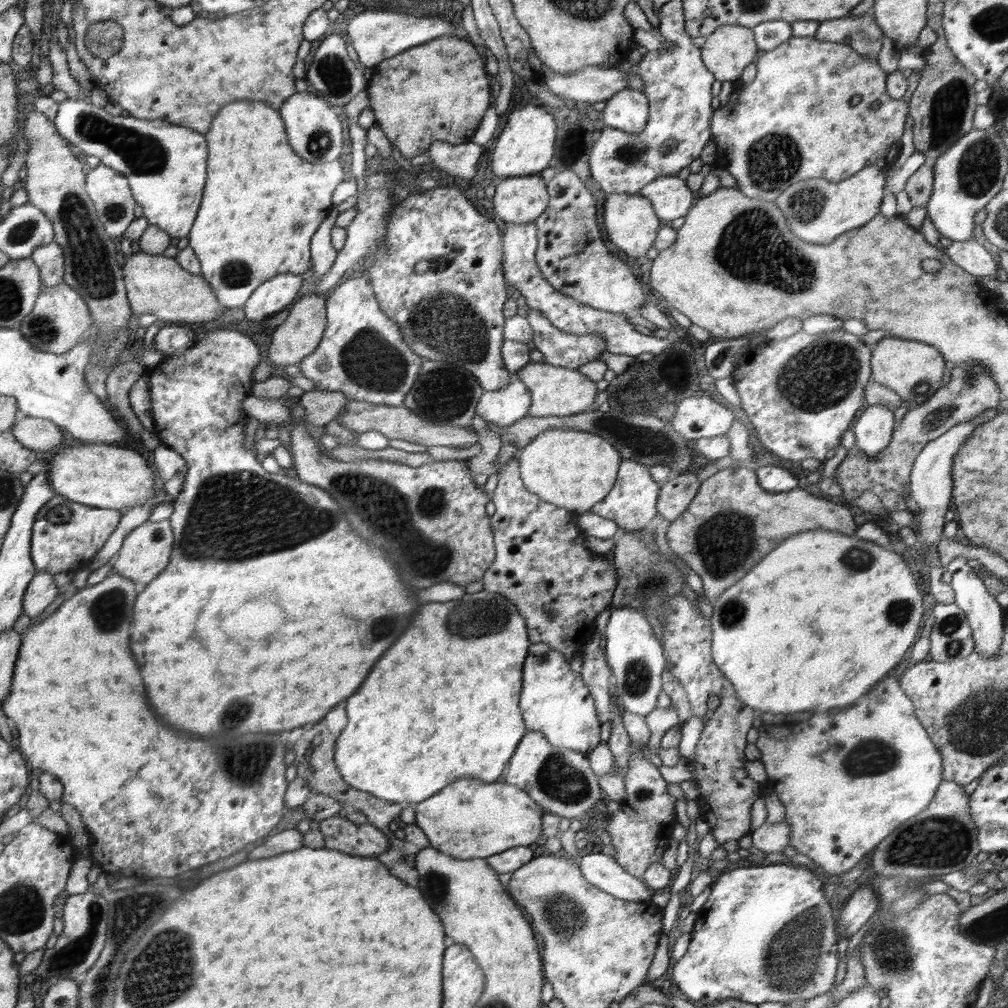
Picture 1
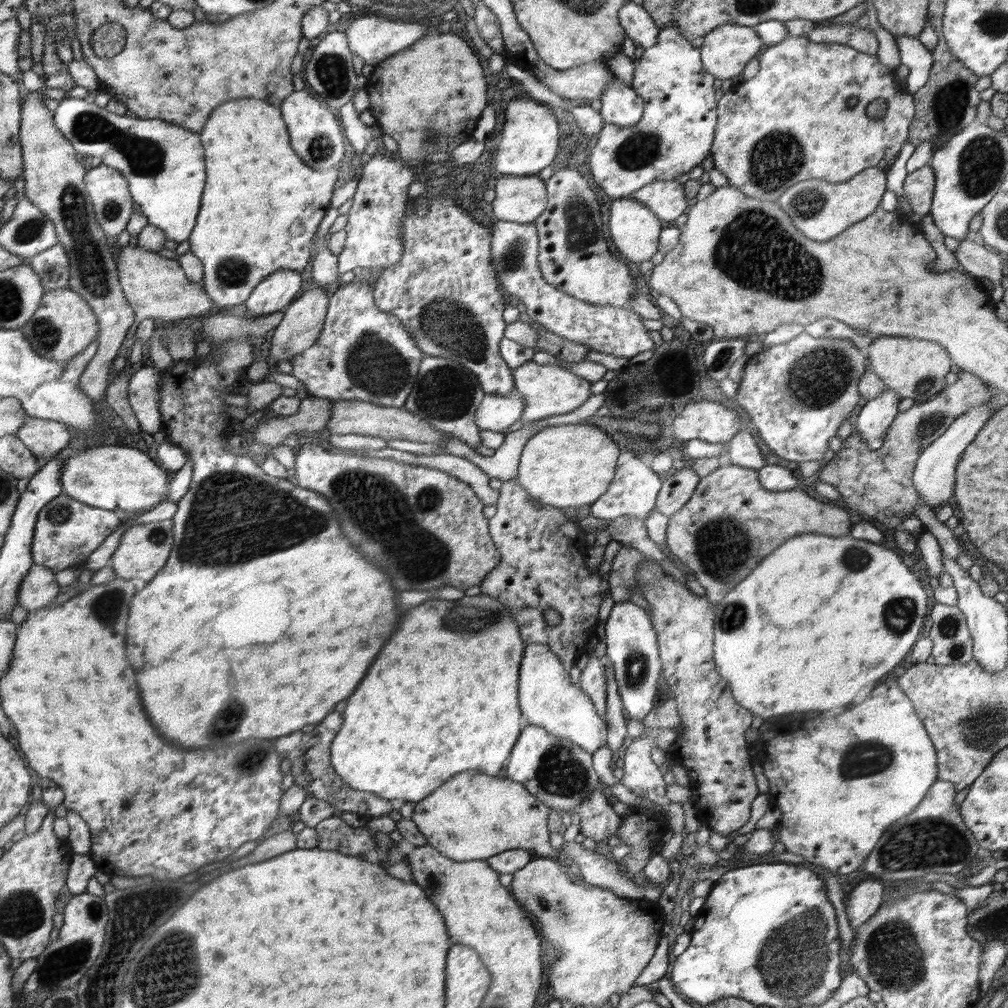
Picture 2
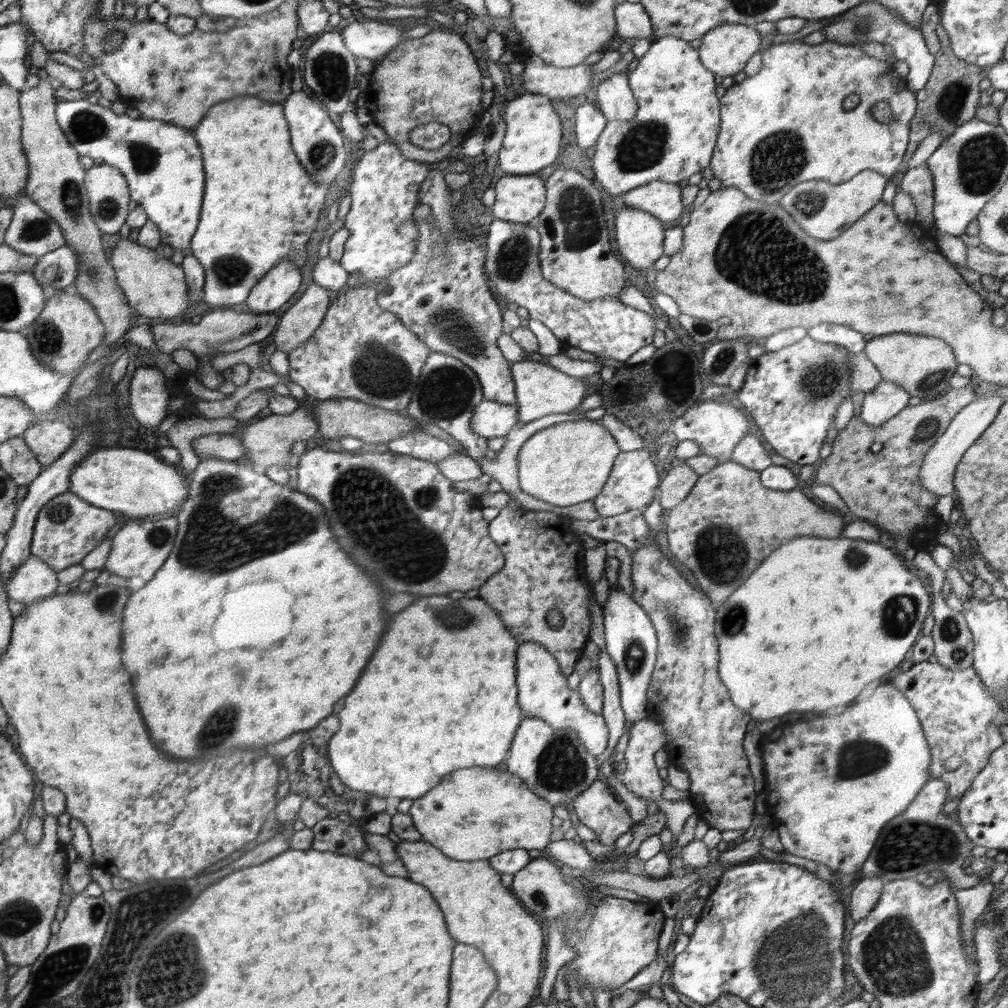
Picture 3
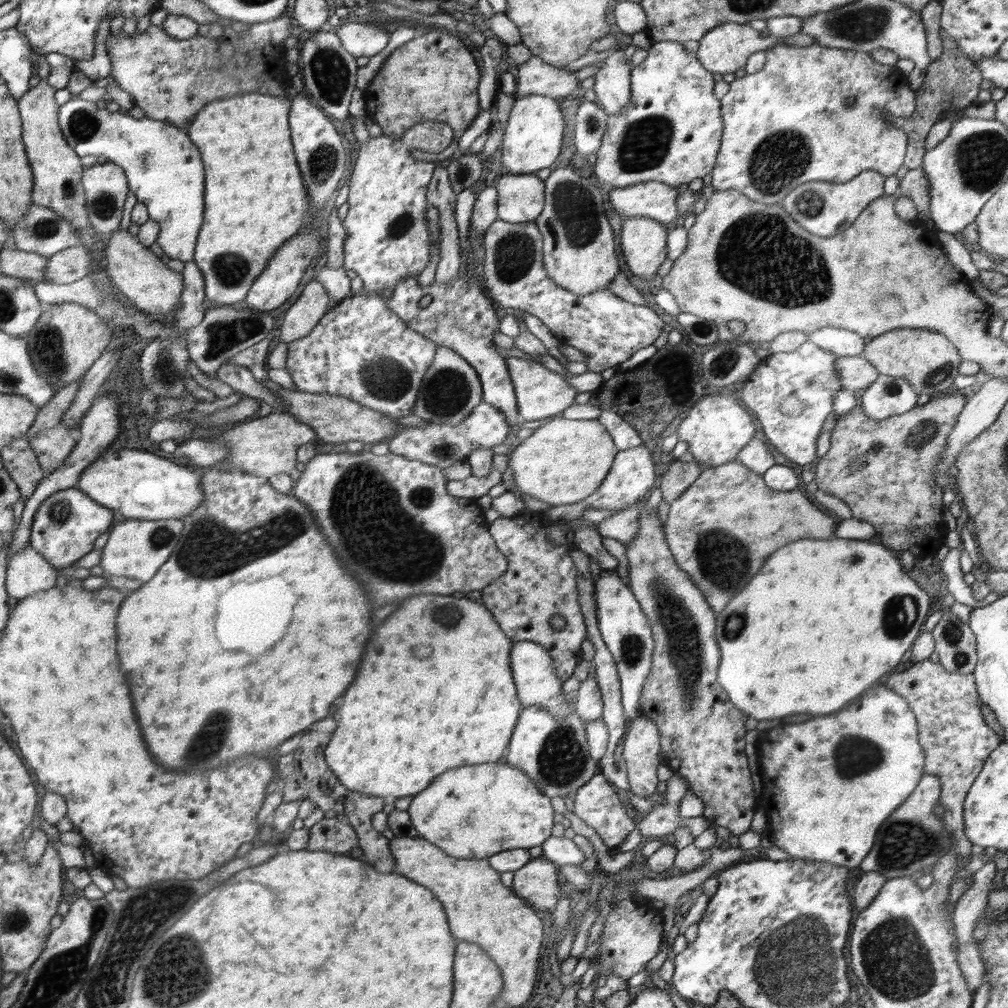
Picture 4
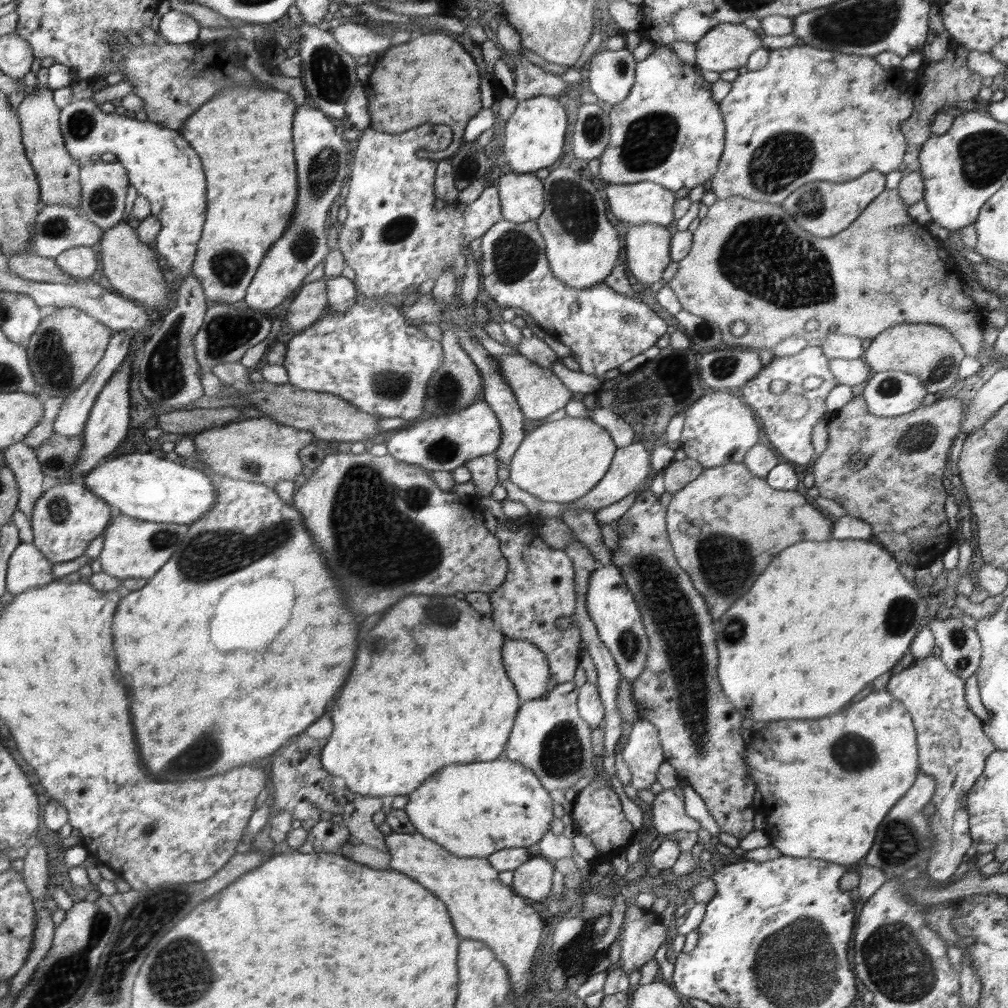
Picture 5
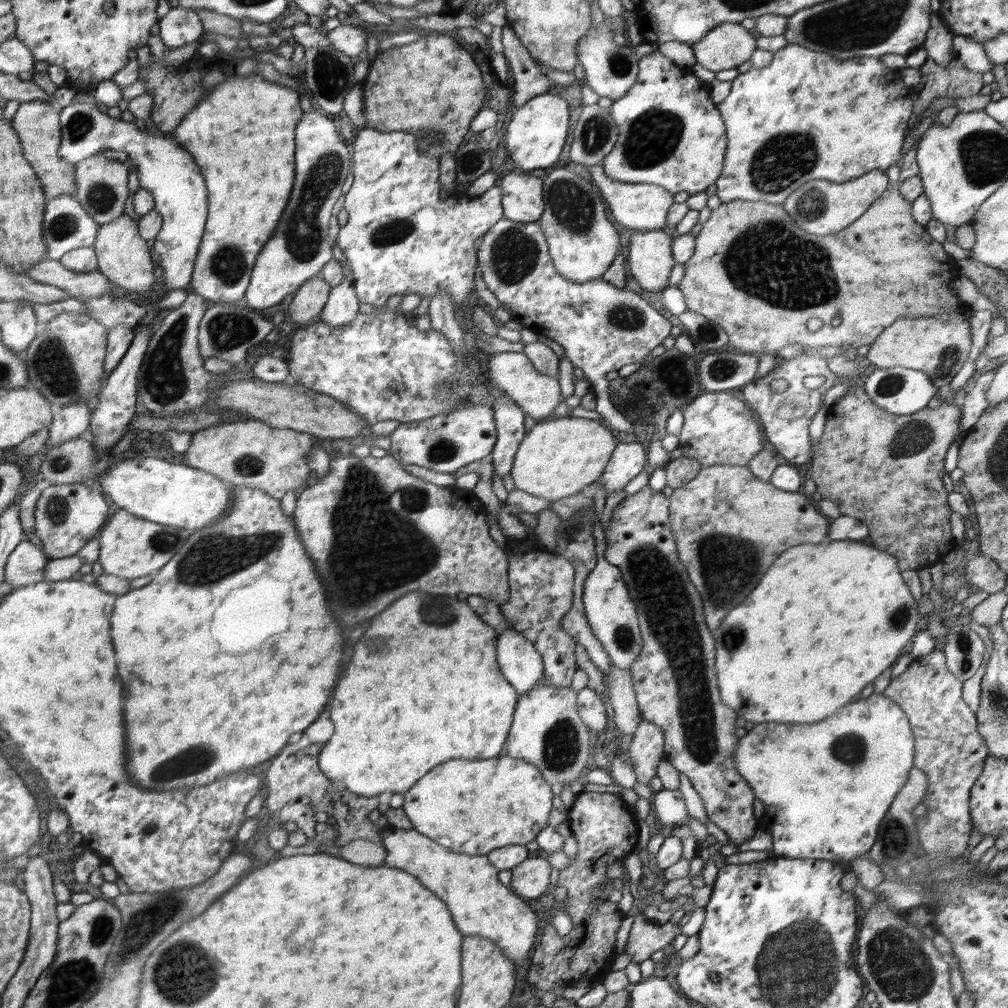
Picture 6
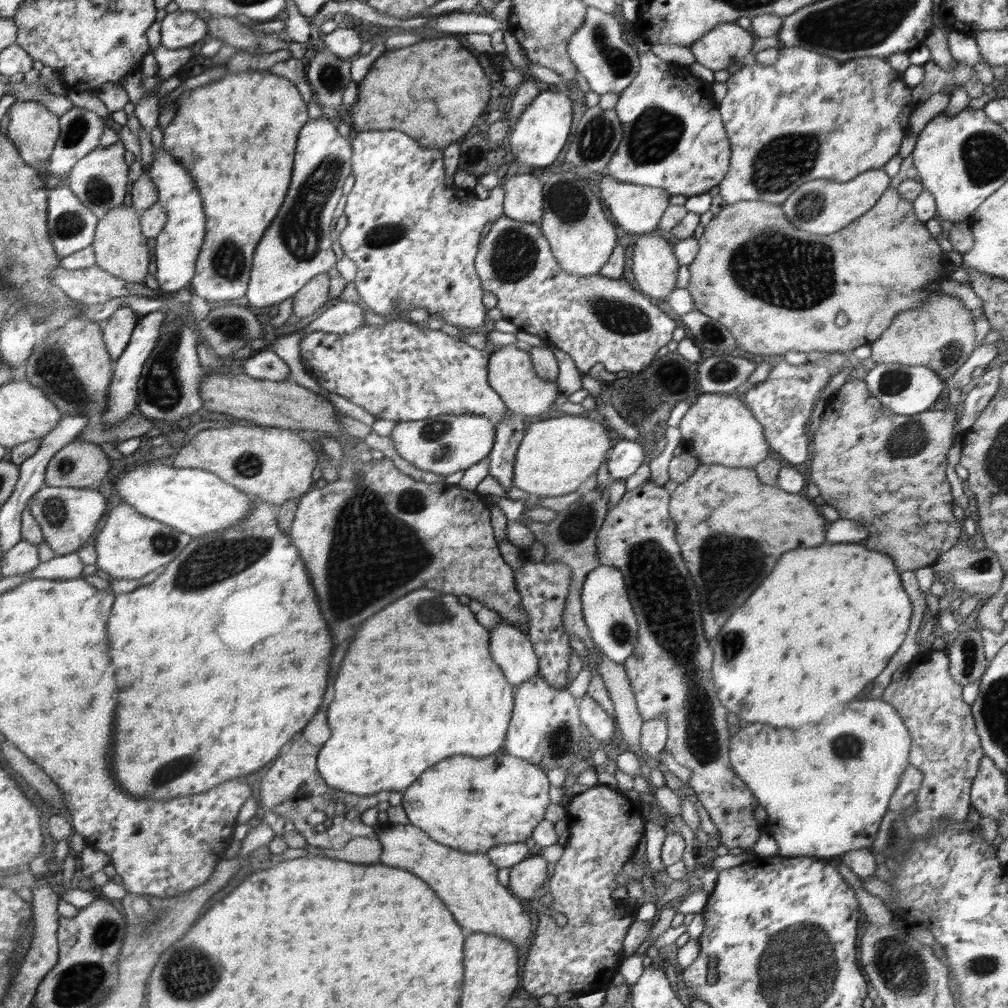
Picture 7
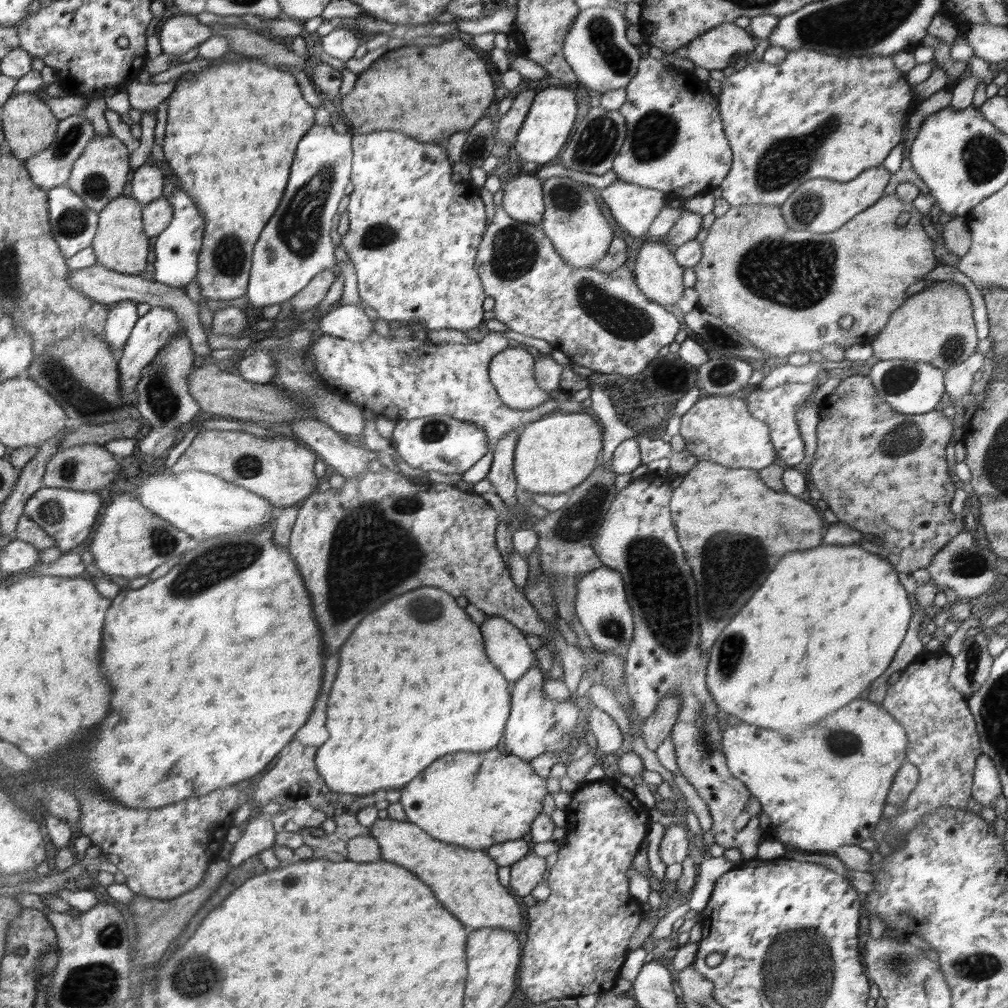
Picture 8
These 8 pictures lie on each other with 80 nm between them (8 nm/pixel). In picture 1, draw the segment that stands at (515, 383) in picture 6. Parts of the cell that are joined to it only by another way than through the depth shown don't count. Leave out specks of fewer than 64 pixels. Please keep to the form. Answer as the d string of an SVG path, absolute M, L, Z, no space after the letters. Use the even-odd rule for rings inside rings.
M544 362L528 363L517 371L517 374L520 374L521 381L532 394L532 408L528 416L566 416L594 408L598 392L596 382L580 374L577 369L552 366Z

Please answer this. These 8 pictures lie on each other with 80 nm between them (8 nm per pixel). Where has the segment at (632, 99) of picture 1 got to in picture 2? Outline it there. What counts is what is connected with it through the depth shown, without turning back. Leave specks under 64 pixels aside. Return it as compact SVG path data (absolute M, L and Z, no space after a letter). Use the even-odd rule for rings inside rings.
M618 78L605 86L599 99L602 103L600 113L604 124L632 128L642 120L645 101L631 86Z

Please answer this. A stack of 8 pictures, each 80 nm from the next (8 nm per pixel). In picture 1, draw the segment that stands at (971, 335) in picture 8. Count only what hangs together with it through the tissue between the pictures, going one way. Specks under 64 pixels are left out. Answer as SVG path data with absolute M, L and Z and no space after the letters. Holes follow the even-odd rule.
M884 337L871 349L871 378L891 388L908 407L921 406L942 388L942 374L948 363L935 346L898 337Z

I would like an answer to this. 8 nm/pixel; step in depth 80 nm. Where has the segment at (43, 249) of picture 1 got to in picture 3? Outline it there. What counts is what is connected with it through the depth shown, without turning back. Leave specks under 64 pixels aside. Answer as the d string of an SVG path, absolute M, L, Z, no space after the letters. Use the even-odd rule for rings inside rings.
M66 244L38 258L33 275L41 287L63 289L70 286L78 276L78 258L74 249Z

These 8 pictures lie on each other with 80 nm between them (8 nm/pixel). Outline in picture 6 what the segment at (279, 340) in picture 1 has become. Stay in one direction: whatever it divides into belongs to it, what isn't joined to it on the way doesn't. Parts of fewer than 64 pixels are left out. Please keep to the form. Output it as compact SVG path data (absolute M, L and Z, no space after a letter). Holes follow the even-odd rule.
M313 278L295 294L288 313L297 326L307 326L320 317L328 304L331 286L323 278Z

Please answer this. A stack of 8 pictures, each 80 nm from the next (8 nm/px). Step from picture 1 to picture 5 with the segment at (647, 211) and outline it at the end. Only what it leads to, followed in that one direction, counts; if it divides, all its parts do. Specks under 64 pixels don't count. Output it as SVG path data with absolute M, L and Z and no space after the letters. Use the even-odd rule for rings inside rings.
M648 222L632 224L626 235L626 262L632 276L648 287L662 279L671 262L670 227Z

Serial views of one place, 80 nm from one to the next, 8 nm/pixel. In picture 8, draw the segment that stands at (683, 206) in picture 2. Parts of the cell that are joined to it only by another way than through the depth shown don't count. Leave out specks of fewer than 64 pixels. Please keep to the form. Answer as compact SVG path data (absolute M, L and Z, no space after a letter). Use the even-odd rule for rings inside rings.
M620 179L600 192L614 220L634 238L644 238L656 215L669 200L661 191Z

